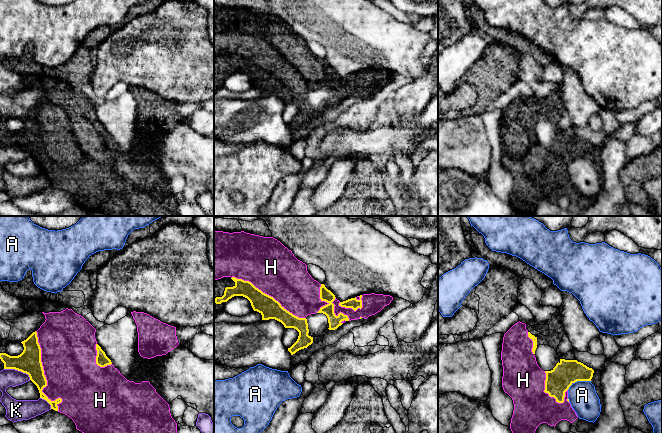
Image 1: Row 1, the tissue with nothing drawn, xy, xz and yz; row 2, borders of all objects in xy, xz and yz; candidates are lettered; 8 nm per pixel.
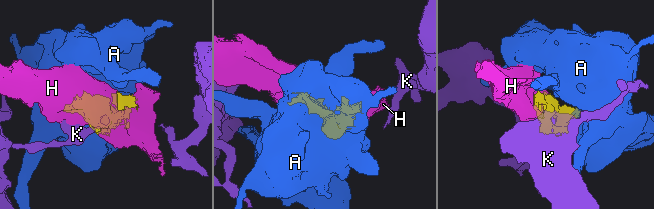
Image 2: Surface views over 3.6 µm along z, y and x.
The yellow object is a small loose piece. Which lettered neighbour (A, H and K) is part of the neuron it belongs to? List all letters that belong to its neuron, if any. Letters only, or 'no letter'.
H

